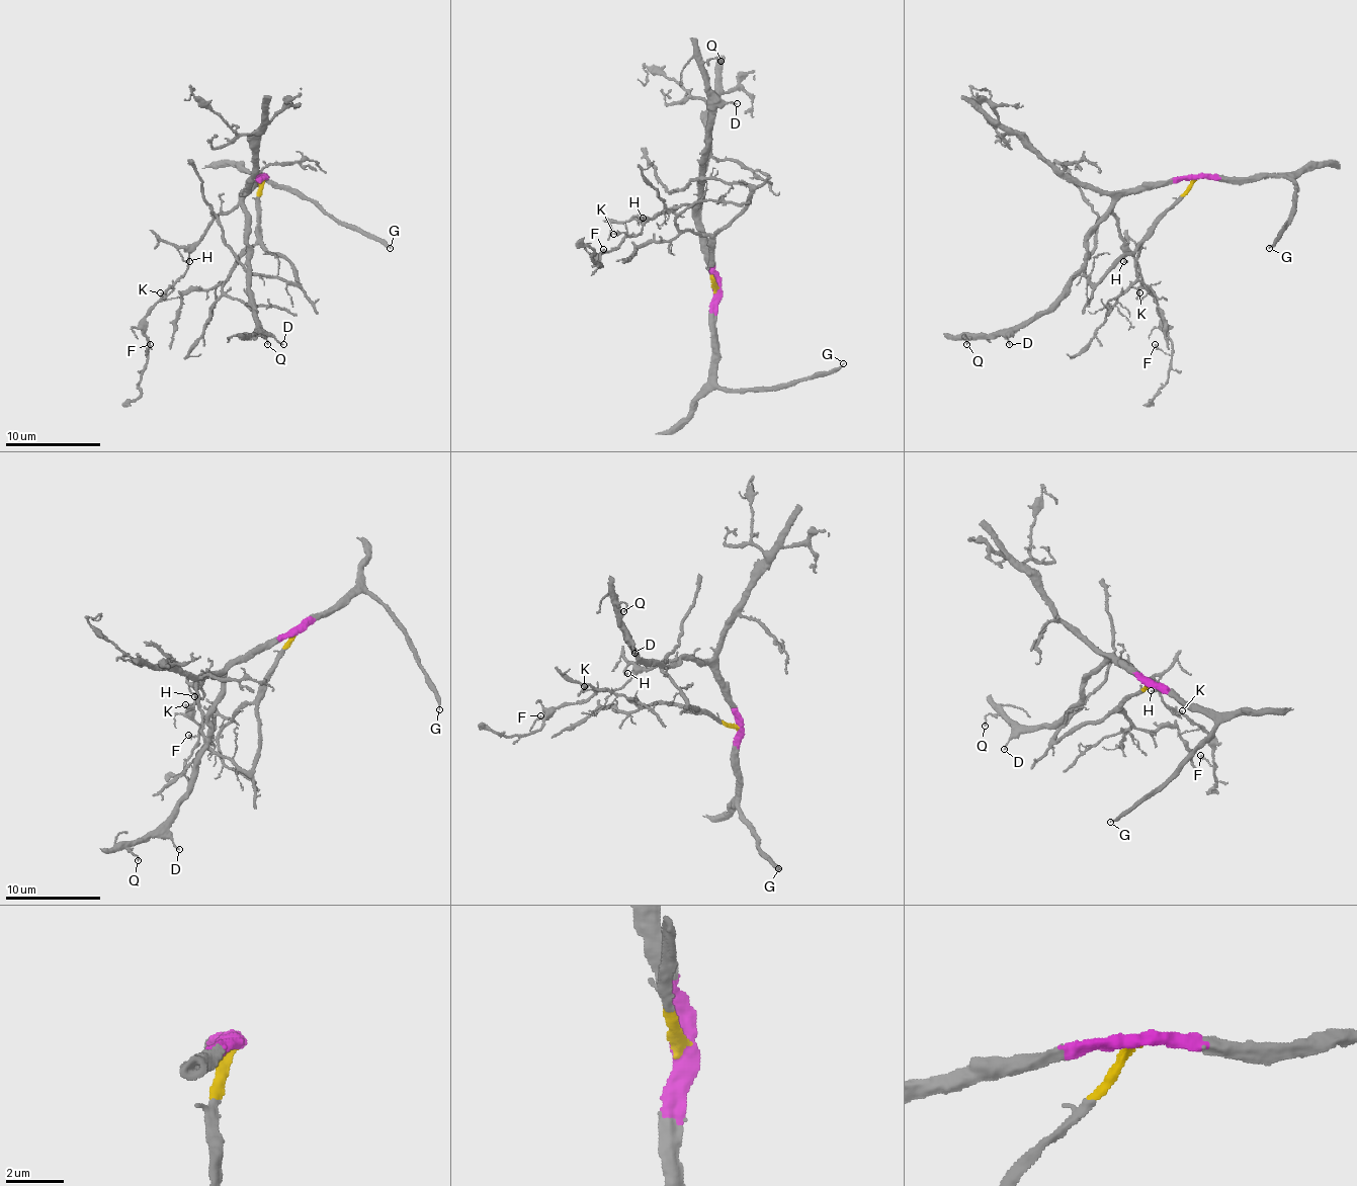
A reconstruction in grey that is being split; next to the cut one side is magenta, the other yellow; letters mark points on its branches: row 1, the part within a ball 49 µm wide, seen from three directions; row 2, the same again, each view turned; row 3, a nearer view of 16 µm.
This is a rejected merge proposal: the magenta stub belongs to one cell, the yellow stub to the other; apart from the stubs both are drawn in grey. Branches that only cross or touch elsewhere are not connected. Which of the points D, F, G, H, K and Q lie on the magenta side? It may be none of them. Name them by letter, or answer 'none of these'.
D, F, G, H, K, Q

